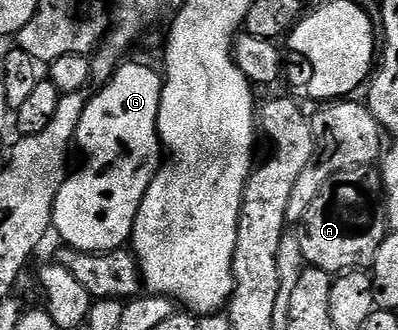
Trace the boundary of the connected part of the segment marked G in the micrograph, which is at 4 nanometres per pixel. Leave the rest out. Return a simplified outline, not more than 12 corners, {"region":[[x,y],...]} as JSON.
{"region":[[132,61],[89,96],[52,229],[129,244],[162,164],[157,70]]}

